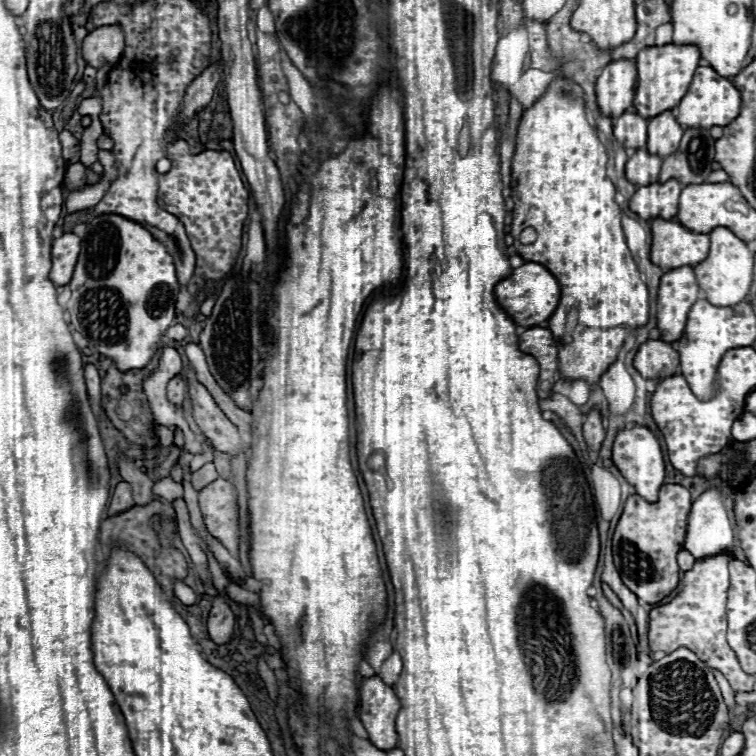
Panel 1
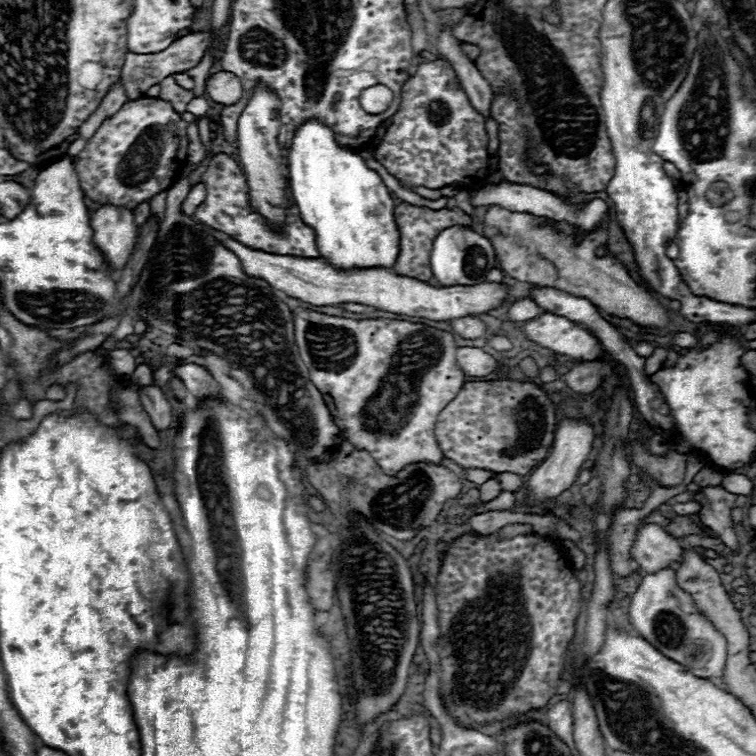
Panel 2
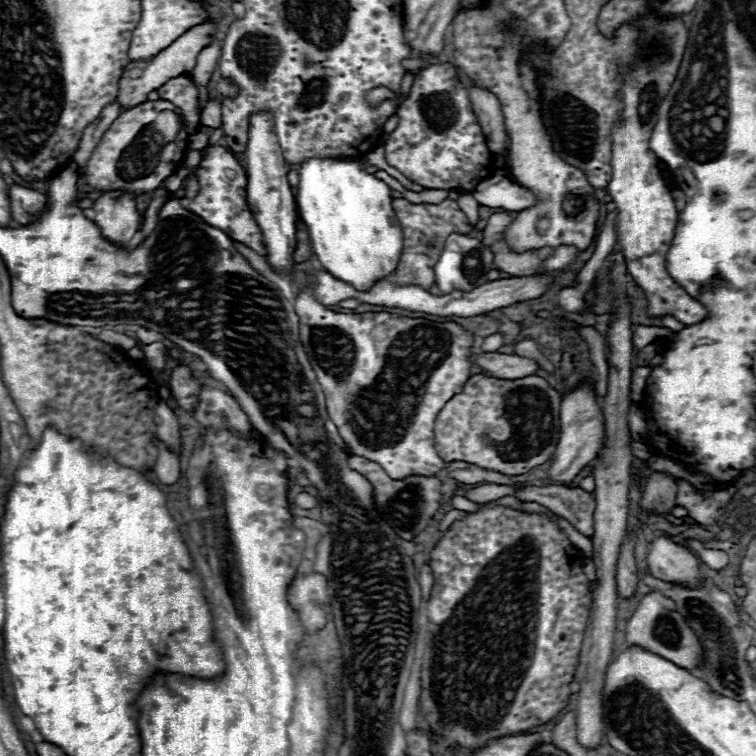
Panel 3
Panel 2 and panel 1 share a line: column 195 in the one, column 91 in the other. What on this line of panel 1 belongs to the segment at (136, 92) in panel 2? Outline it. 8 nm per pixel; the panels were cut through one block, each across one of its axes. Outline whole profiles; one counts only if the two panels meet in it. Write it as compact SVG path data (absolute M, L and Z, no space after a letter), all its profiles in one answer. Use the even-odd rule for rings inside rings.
M120 26L96 28L94 32L90 32L84 38L84 44L82 44L82 56L84 56L86 64L92 66L92 68L102 68L104 64L116 64L120 60L122 52L124 52L124 34L122 34Z

